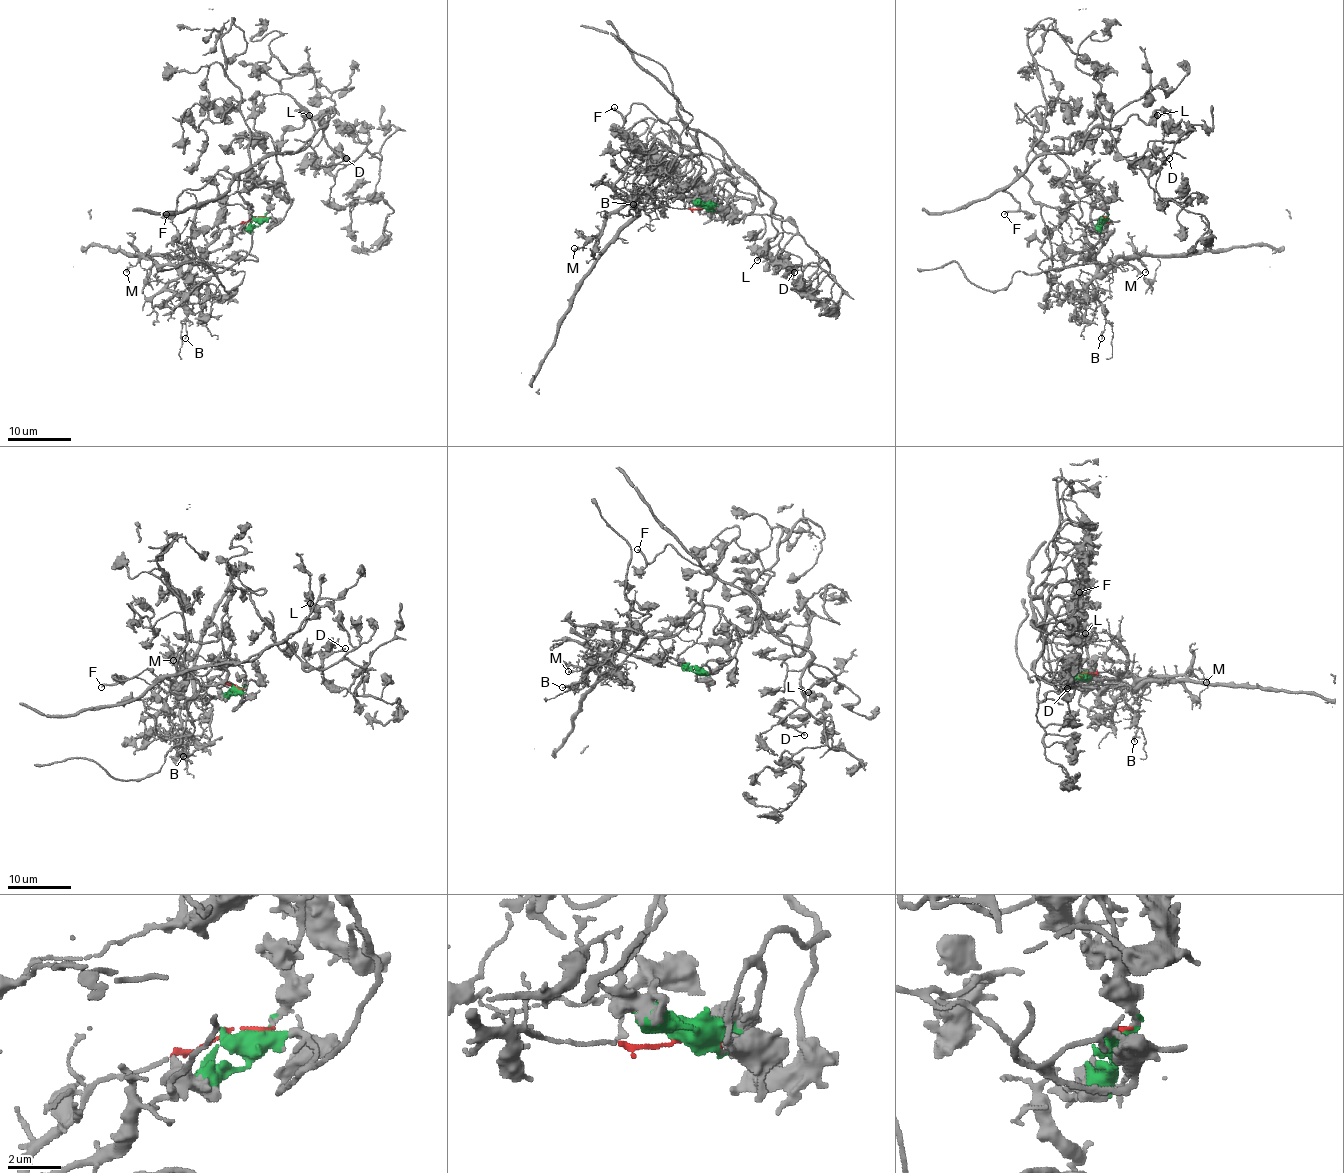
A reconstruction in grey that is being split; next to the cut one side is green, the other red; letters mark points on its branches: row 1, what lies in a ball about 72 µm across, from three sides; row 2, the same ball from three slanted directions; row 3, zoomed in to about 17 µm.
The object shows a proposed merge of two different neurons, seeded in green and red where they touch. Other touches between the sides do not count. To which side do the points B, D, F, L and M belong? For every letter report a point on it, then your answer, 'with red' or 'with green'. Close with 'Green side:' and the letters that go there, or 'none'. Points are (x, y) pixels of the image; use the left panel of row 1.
B: at (185, 338); with red
D: at (346, 158); with green
F: at (166, 214); with green
L: at (309, 115); with green
M: at (126, 272); with red
Green side: D, F, L

